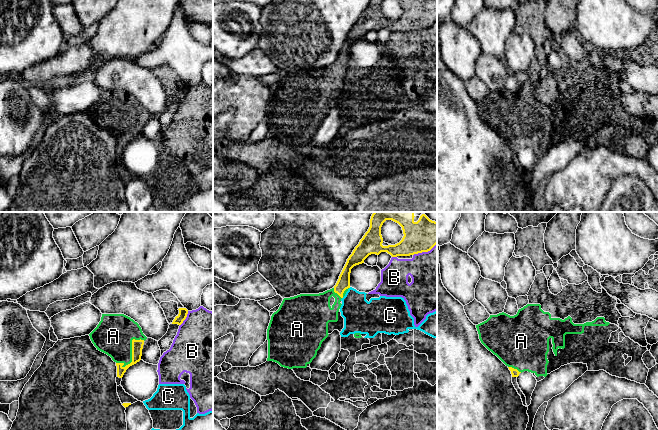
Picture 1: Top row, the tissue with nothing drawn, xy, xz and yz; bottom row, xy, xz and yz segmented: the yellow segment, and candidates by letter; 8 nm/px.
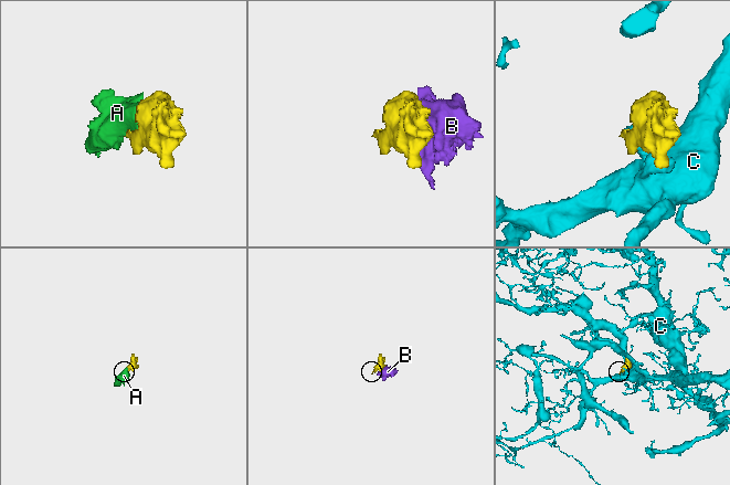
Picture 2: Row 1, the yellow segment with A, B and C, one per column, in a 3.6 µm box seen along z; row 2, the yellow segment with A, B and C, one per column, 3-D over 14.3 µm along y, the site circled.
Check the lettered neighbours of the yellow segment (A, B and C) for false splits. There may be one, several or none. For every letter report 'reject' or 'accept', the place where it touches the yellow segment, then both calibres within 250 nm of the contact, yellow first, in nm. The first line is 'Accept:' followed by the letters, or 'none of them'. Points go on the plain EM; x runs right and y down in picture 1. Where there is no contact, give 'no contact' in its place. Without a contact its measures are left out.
Accept: A
A: accept | xy (132, 128) | 100/300 nm
B: reject | xy (185, 94) | 70/480 nm
C: reject | no contact

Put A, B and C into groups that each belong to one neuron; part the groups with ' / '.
A / B / C

